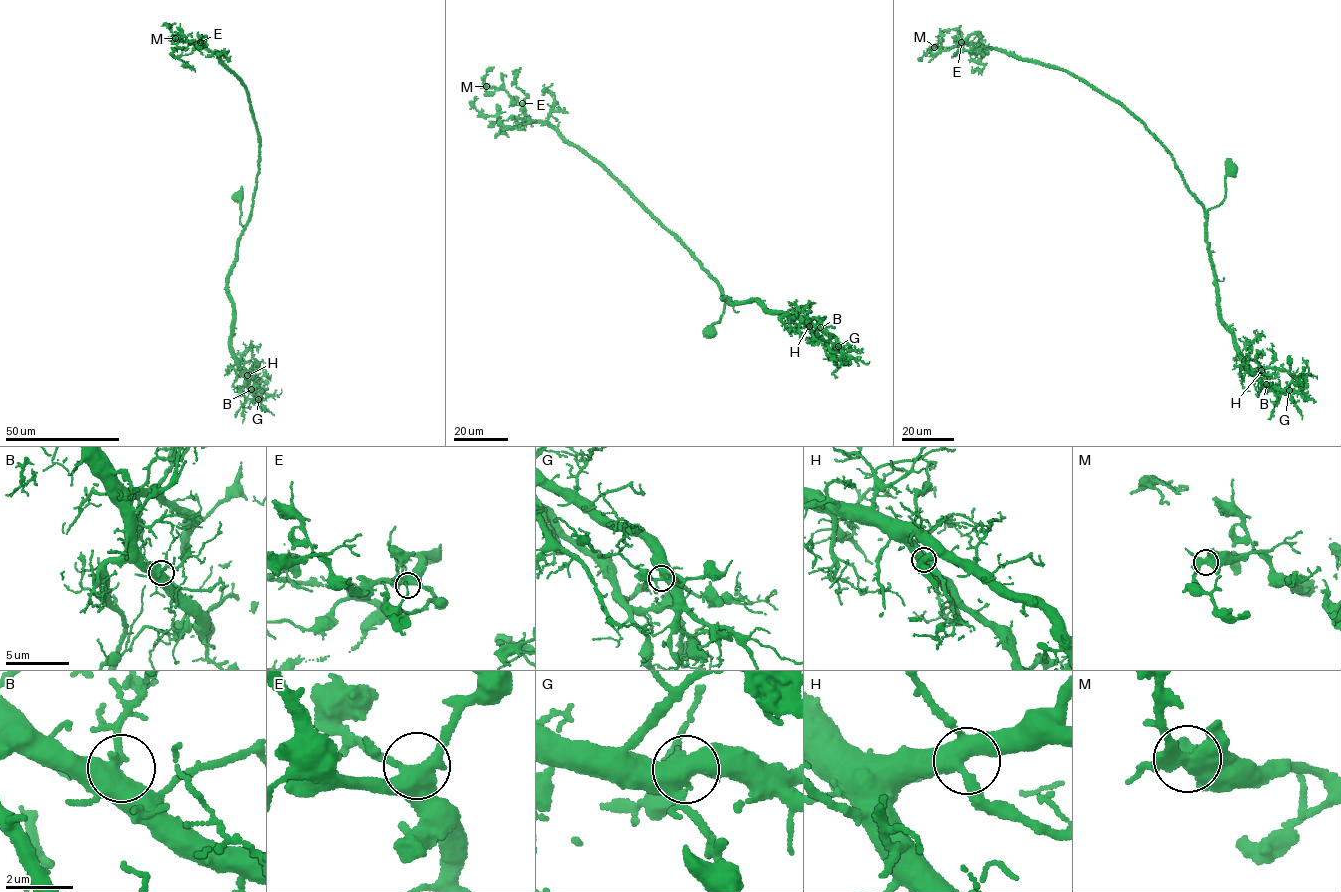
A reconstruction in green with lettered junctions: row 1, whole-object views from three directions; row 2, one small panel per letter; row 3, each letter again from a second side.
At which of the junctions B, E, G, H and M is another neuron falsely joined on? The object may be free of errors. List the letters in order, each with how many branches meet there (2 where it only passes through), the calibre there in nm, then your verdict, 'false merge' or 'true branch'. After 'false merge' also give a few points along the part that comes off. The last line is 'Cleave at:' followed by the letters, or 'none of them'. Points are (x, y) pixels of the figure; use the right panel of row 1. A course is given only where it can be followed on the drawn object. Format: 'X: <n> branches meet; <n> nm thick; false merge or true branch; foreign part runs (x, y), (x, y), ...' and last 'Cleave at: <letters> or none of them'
B: 4 branches meet; 500 nm thick; true branch
E: 4 branches meet; 440 nm thick; true branch
G: 5 branches meet; 440 nm thick; false merge; foreign part runs (1289, 391), (1280, 394), (1268, 419)
H: 4 branches meet; 440 nm thick; true branch
M: 5 branches meet; 480 nm thick; true branch
Cleave at: G

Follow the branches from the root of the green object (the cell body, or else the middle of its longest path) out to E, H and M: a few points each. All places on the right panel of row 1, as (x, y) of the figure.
E: (1232, 171), (1225, 199), (1206, 211), (1172, 154), (1118, 103), (1064, 70), (984, 47), (976, 33), (961, 42)
H: (1232, 171), (1225, 177), (1225, 199), (1206, 214), (1207, 247), (1219, 321), (1233, 335), (1240, 358), (1261, 370)
M: (1232, 171), (1225, 199), (1206, 211), (1162, 142), (1084, 82), (984, 47), (976, 33), (954, 46), (934, 47)

